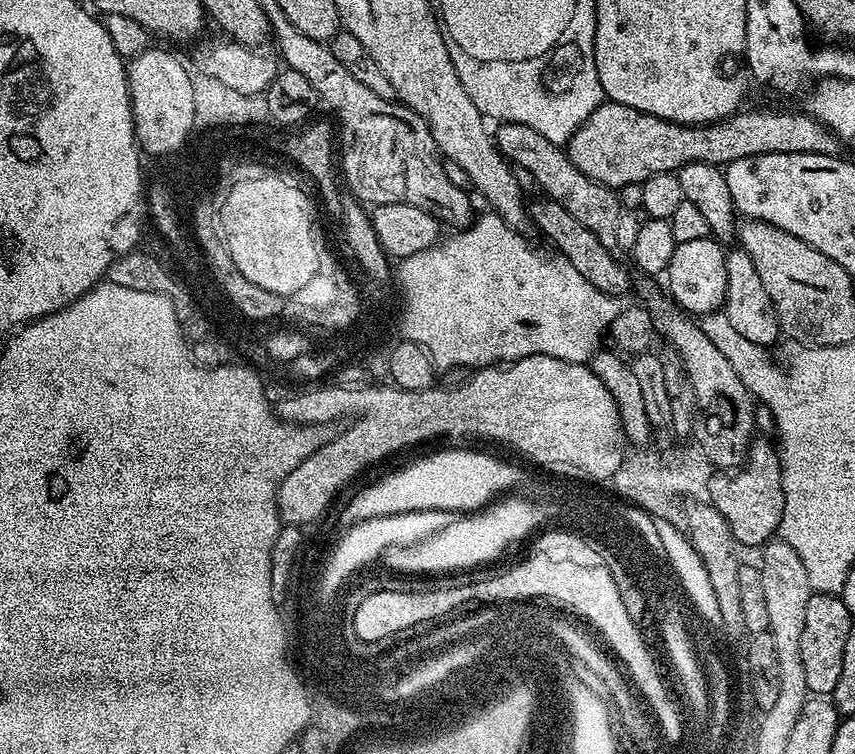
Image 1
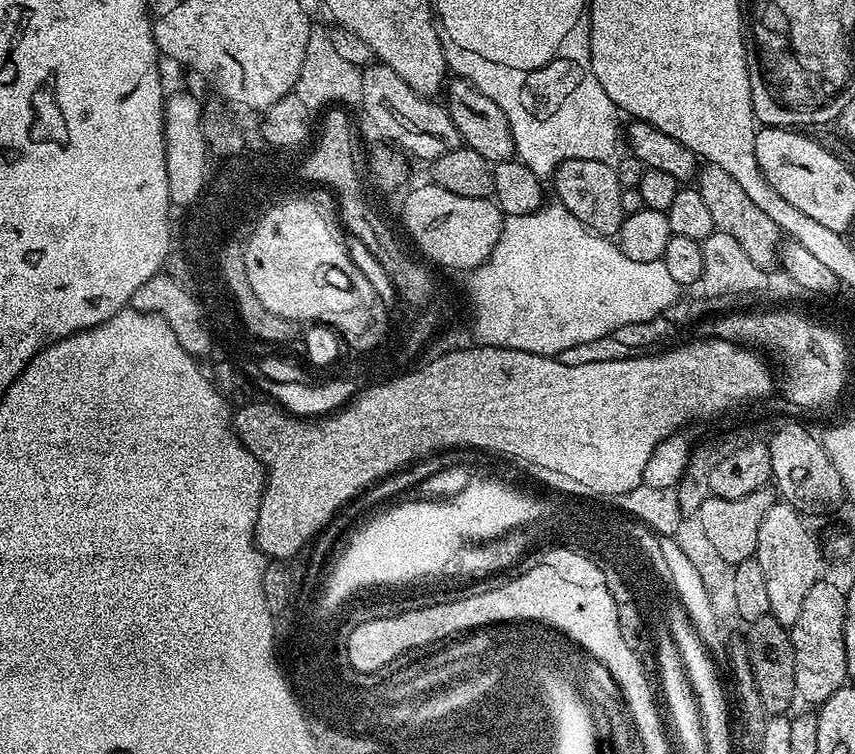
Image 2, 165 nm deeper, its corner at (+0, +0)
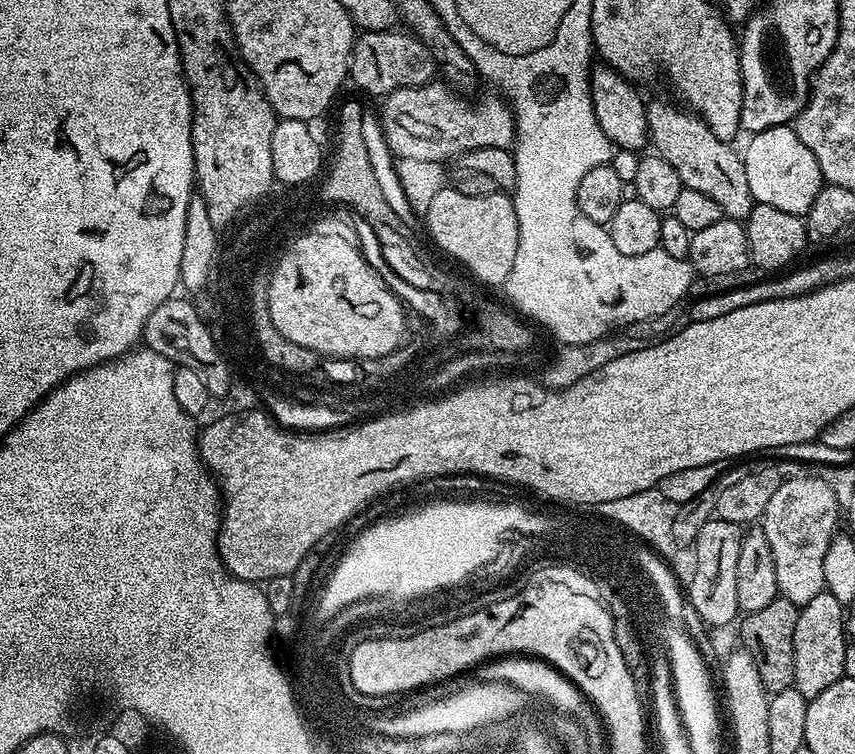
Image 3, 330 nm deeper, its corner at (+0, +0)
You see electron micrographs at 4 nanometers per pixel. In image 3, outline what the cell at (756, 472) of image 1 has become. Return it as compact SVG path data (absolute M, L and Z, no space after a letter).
M711 518L702 526L699 535L700 571L690 585L691 603L706 625L720 628L732 624L738 616L738 550L744 532L739 524Z

